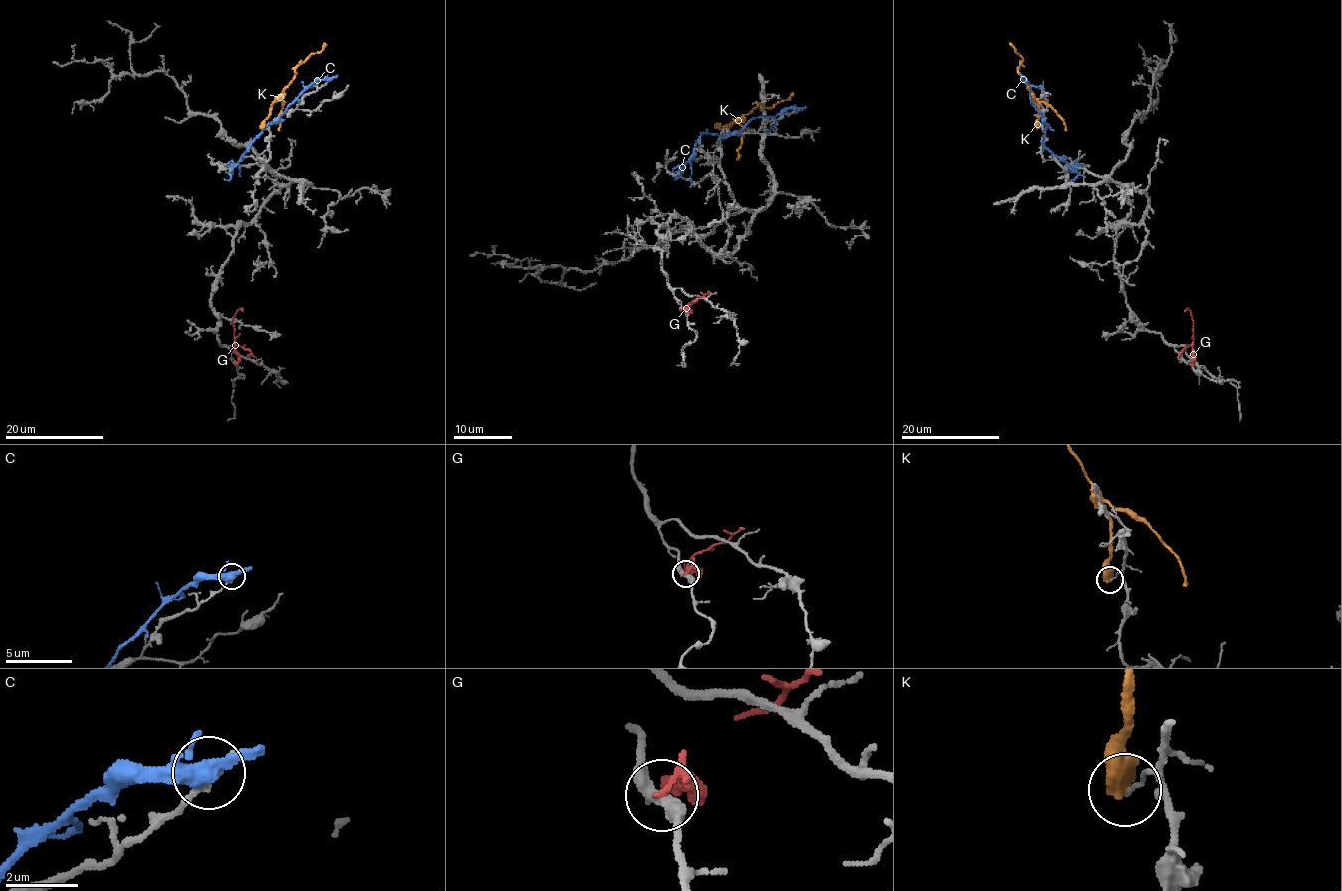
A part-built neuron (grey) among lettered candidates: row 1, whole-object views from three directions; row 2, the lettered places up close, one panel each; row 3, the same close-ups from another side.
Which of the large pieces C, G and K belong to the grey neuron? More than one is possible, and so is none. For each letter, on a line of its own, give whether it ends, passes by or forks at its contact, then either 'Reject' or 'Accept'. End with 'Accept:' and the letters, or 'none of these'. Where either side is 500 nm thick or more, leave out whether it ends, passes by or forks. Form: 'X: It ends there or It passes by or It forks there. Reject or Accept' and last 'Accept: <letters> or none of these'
C: It forks there. Reject
G: It passes by. Reject
K: Reject
Accept: none of these

